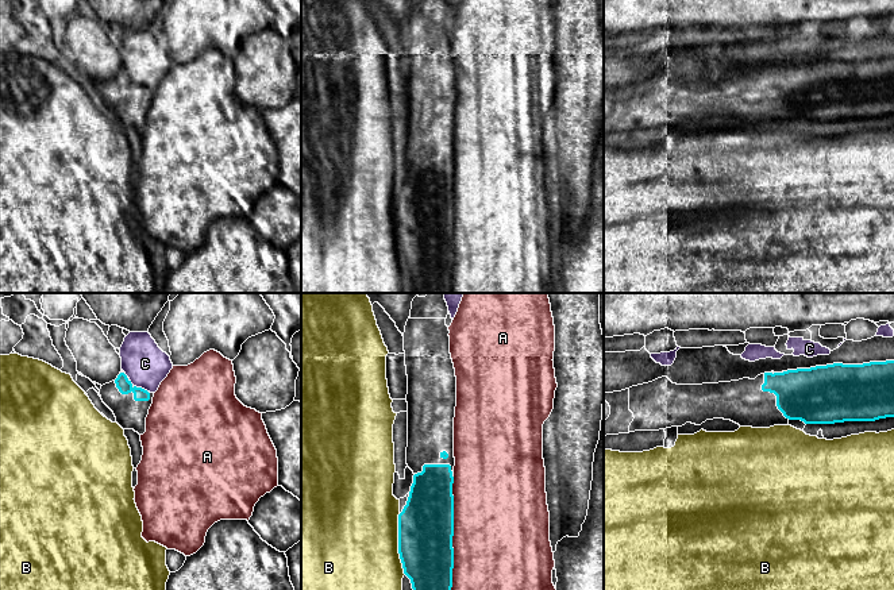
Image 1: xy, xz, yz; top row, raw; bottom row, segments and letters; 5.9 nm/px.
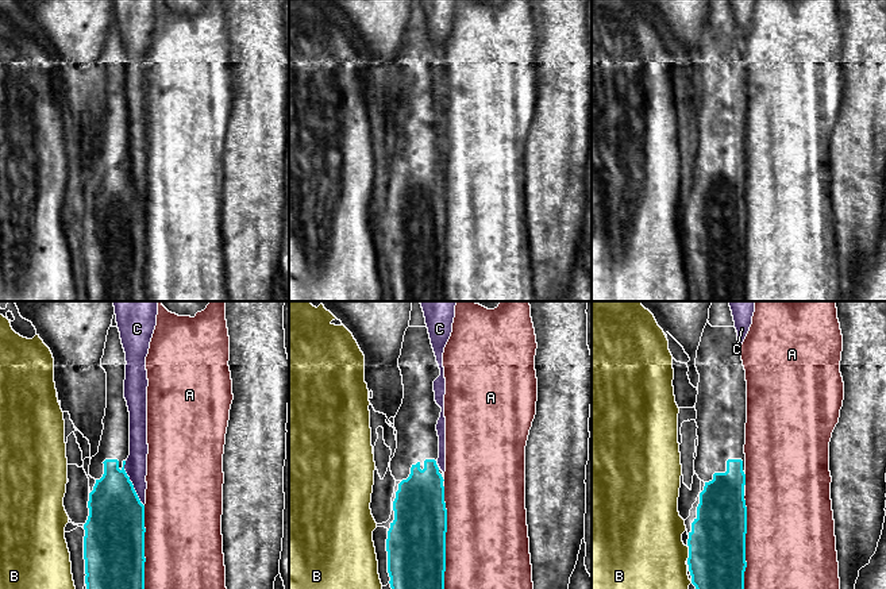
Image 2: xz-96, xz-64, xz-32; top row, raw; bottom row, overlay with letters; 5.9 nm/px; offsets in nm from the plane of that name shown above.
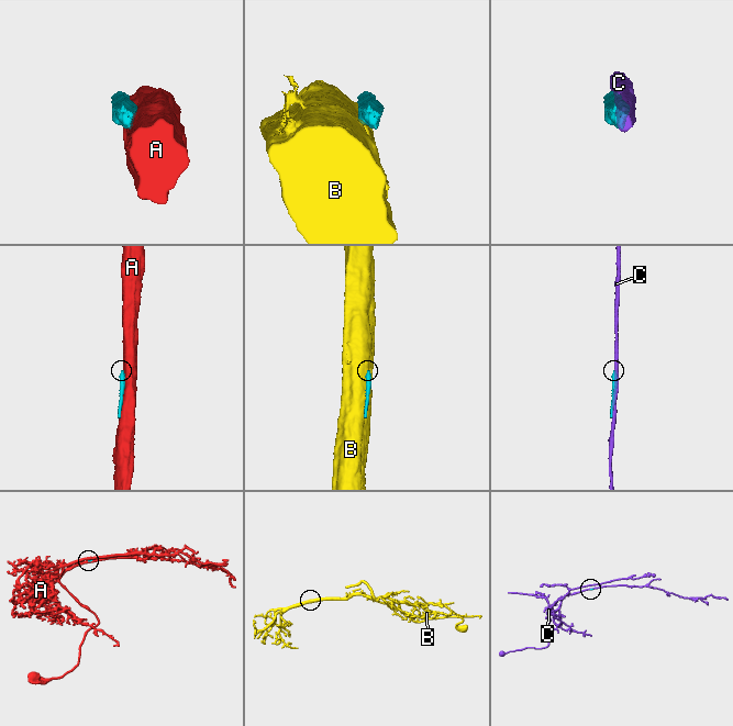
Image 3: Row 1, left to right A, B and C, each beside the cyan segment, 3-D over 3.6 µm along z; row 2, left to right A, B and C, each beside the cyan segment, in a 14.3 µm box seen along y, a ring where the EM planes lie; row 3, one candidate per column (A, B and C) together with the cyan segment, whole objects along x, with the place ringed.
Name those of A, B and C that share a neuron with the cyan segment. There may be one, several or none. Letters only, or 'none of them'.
none of them

